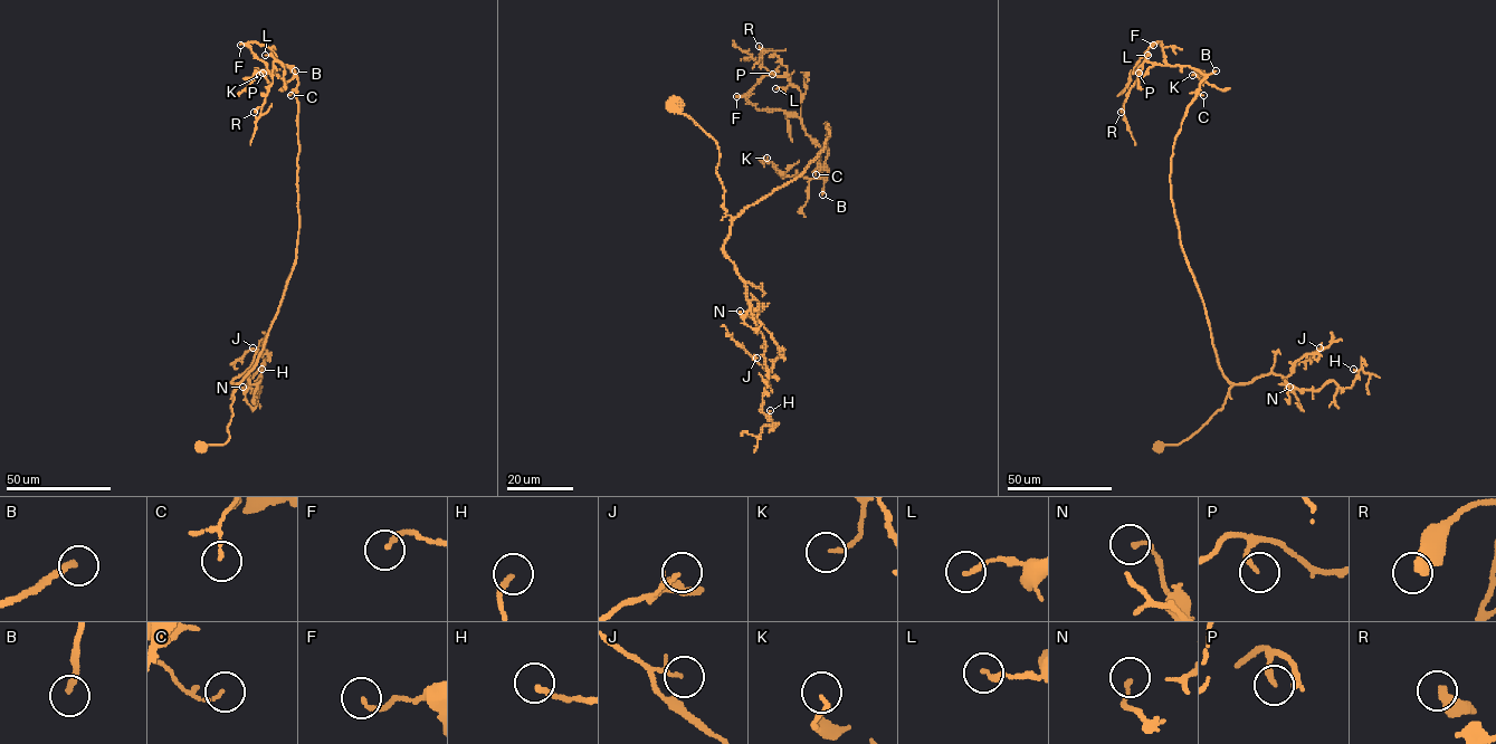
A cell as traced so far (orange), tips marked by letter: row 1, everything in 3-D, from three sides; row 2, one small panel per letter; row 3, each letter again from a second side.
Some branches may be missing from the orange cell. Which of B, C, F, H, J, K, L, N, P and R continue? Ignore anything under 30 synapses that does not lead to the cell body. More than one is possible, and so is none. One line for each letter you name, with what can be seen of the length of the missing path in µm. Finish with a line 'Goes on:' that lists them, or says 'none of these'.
B: about 70 µm are missing
Goes on: B

